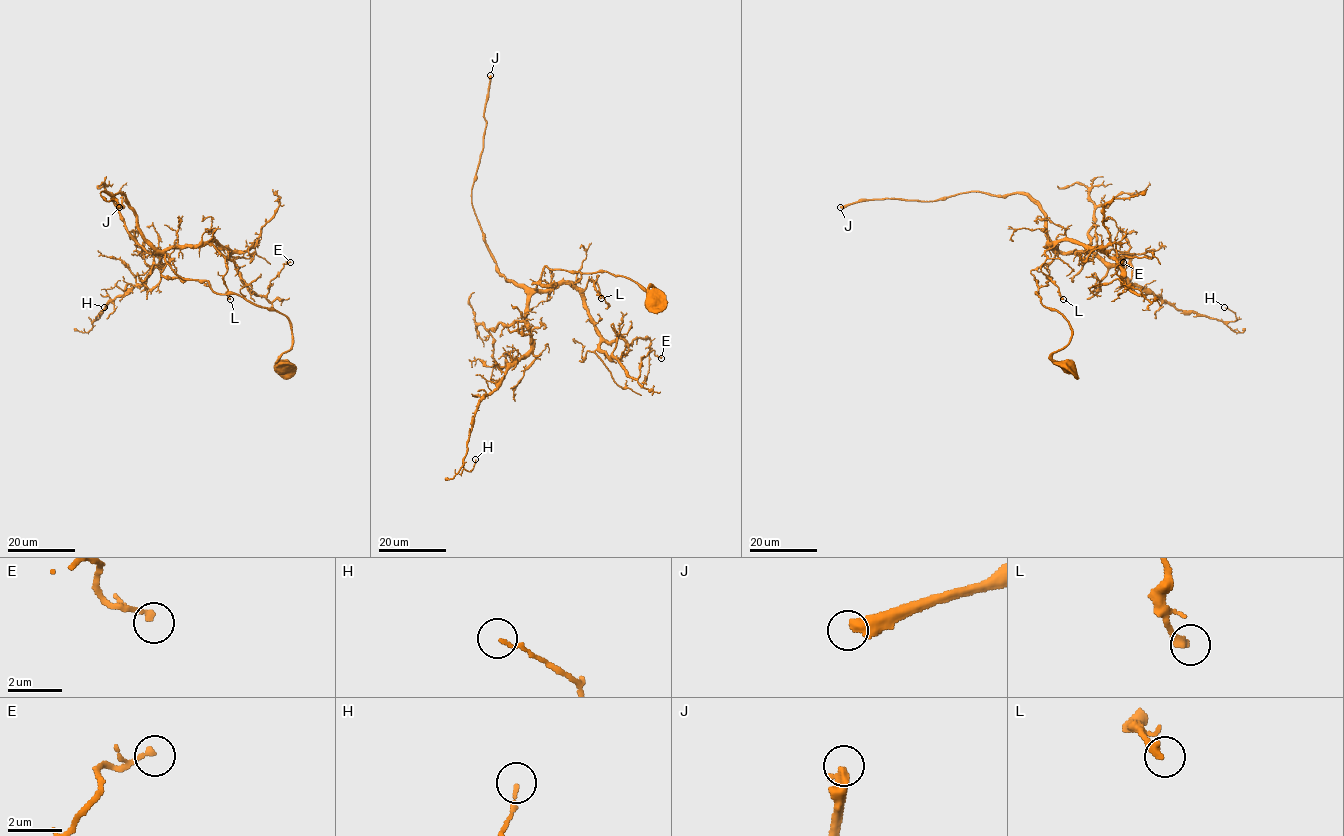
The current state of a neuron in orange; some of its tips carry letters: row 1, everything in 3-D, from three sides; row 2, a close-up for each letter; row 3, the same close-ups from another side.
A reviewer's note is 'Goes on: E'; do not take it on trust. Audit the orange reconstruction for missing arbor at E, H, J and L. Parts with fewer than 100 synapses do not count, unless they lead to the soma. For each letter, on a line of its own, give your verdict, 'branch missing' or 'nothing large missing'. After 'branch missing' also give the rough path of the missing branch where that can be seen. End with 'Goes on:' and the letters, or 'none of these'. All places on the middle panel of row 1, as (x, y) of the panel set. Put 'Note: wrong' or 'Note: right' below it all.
E: nothing large missing
H: nothing large missing
J: branch missing
L: nothing large missing
Goes on: J
Note: wrong

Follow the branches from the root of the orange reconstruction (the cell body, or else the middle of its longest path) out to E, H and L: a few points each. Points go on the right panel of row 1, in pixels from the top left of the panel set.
E: (1068, 365), (1052, 354), (1070, 323), (1031, 271), (1073, 240), (1143, 295), (1123, 262)
H: (1068, 365), (1052, 354), (1070, 323), (1031, 272), (1057, 254), (1093, 252), (1177, 309), (1234, 321), (1224, 307)
L: (1068, 365), (1052, 354), (1070, 323), (1041, 303), (1031, 272), (1053, 259), (1052, 244), (1041, 271), (1063, 299)

